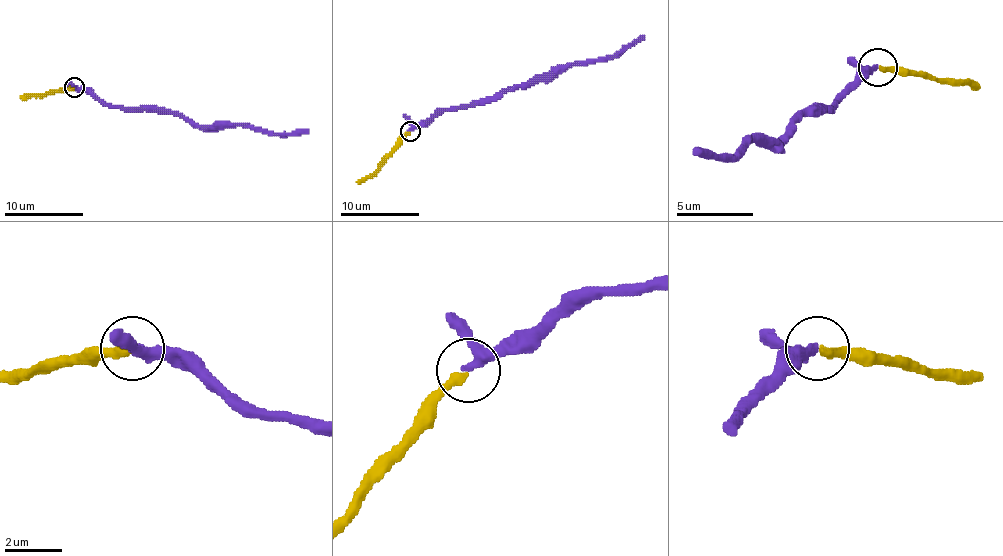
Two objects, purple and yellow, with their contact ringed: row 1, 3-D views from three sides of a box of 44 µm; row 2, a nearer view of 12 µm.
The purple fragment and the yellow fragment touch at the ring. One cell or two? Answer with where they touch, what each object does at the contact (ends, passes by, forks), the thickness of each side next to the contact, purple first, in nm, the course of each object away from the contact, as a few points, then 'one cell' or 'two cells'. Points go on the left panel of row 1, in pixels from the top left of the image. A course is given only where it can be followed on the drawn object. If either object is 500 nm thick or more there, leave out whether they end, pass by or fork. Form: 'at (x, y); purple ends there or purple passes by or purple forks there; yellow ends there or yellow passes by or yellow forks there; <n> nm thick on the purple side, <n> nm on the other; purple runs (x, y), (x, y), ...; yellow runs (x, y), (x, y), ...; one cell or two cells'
at (74, 87); purple passes by; yellow ends there; 280 nm thick on the purple side, 280 nm on the other; purple runs (73, 88), (89, 90), (109, 106), (160, 108), (200, 125), (251, 125), (280, 133), (304, 133), (308, 129); yellow runs (73, 88), (20, 98); one cell

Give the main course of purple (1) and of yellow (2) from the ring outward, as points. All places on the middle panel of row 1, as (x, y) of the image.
1: (409, 130), (445, 110), (496, 101), (573, 65), (616, 57), (644, 36)
2: (409, 132), (372, 174), (356, 182)

